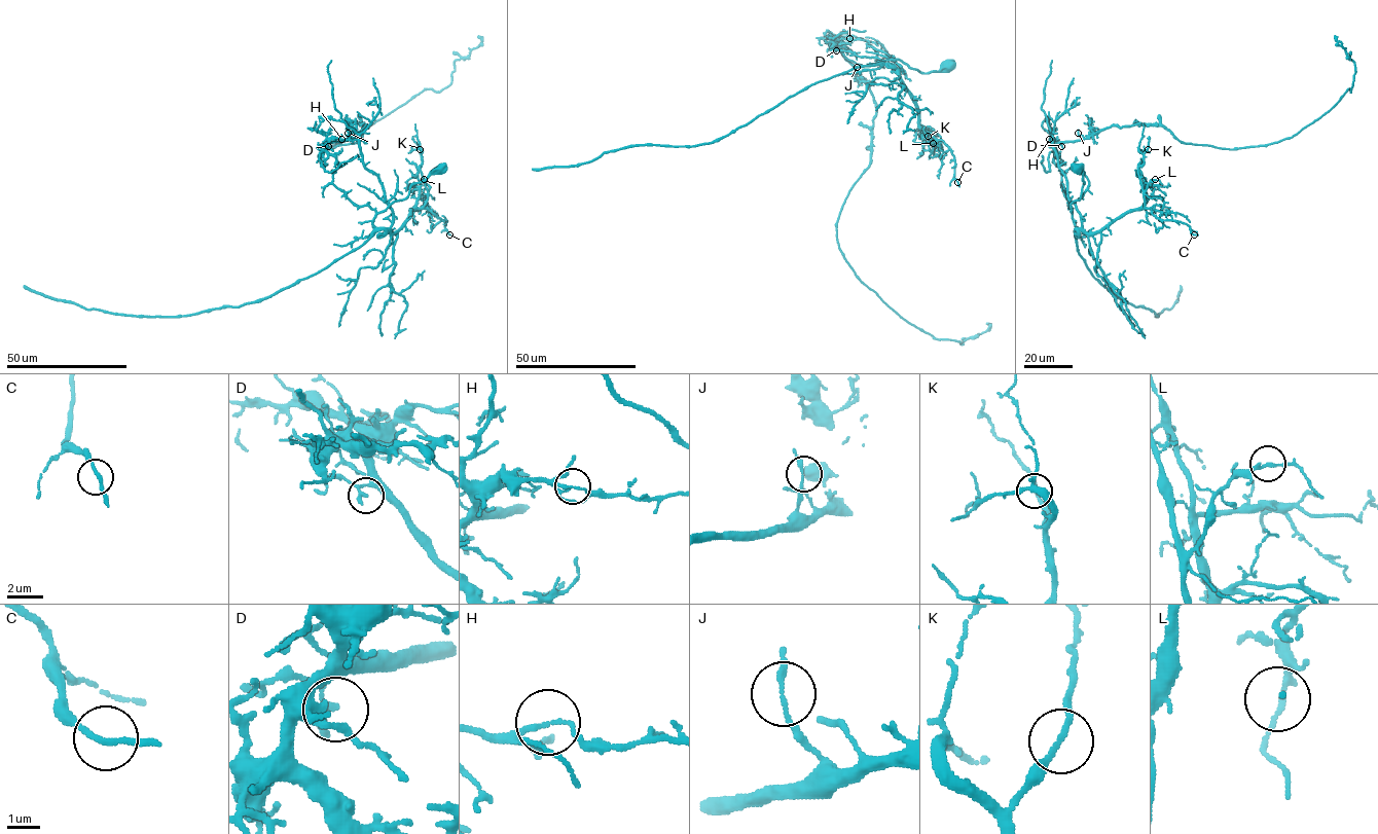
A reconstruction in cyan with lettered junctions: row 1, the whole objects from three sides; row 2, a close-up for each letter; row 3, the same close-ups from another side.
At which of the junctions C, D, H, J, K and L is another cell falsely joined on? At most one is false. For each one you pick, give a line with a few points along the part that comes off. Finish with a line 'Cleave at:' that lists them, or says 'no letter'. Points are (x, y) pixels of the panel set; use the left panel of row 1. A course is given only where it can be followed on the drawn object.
H: foreign part runs (340, 139), (329, 142), (367, 127), (358, 141), (328, 149), (424, 89), (447, 87), (478, 36)
Cleave at: H

